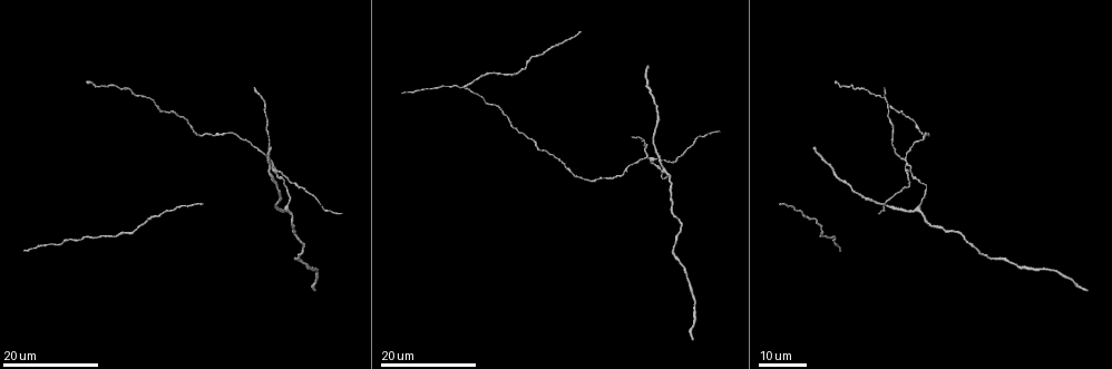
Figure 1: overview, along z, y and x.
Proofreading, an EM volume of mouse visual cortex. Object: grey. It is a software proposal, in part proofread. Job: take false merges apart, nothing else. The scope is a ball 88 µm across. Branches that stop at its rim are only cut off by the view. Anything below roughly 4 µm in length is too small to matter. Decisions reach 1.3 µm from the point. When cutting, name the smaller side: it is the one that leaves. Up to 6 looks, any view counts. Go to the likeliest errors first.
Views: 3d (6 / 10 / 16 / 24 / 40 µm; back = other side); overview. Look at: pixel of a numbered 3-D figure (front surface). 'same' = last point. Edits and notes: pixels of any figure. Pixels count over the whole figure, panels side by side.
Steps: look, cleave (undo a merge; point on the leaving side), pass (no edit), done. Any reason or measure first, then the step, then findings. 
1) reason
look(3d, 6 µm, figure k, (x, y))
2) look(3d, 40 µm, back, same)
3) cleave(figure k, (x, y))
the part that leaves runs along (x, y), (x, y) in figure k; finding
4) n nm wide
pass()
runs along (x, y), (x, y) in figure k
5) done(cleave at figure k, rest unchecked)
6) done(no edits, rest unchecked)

four arms meet
look(3d, 16 µm, figure 1, (273, 171))

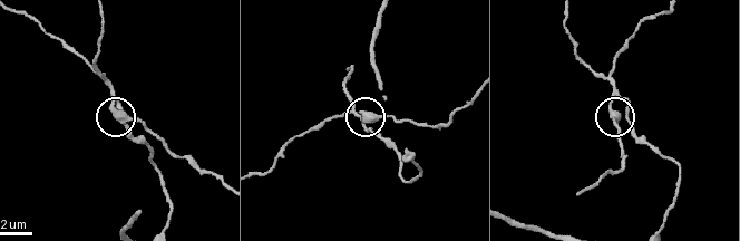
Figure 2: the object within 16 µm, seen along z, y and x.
look(3d, 6 µm, figure 2, (127, 114))

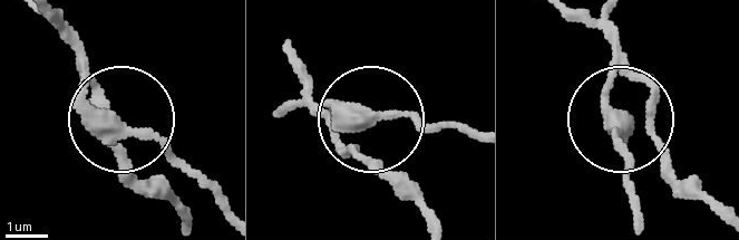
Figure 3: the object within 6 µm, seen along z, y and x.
4 arms
pass()
all the same neuron

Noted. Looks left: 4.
three arms meet
look(3d, 16 µm, figure 1, (288, 208))

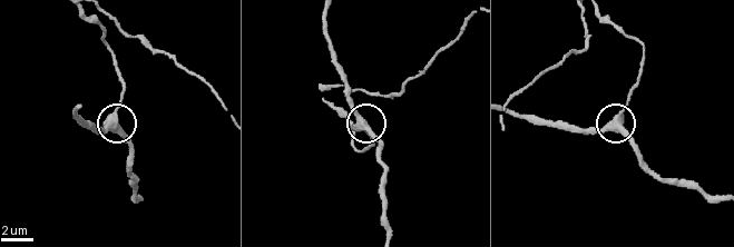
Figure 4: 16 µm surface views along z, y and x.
look(3d, 10 µm, figure 4, (359, 128))

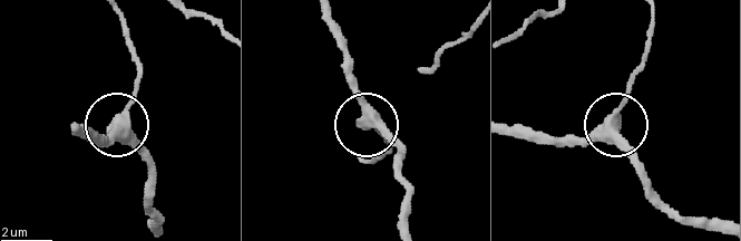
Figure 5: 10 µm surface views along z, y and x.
pass()
runs along (328, 22), (364, 123), (400, 148) in figure 5; all the same neuron

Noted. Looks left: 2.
done(no edits, rest unchecked)

